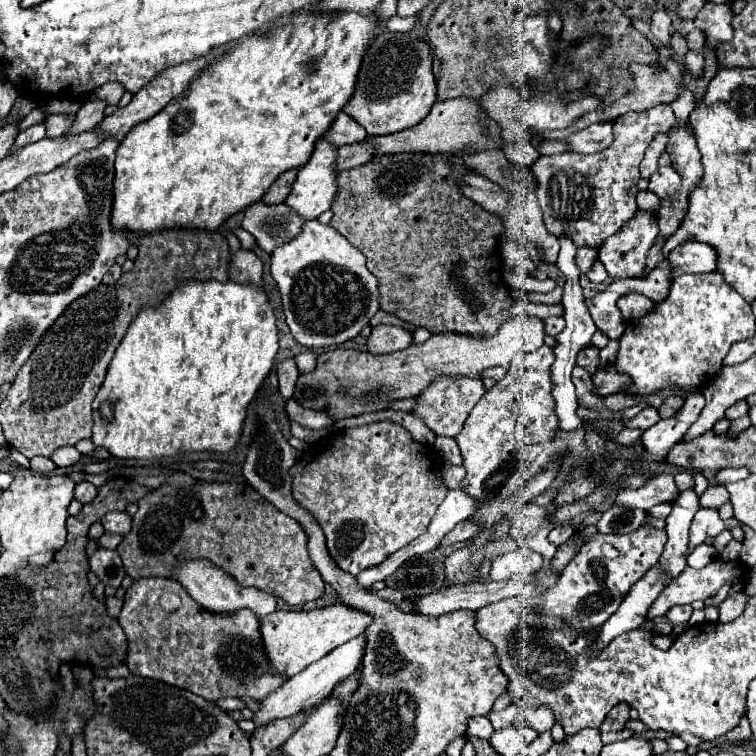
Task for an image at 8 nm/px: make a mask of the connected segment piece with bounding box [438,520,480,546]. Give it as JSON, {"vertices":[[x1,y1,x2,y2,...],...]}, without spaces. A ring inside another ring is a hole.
{"vertices":[[460,522,454,530,450,530,450,534,446,534,446,538,442,538,442,542,438,546,452,546,452,544,458,544,458,542,466,542,470,540,480,528,474,524,474,522]]}

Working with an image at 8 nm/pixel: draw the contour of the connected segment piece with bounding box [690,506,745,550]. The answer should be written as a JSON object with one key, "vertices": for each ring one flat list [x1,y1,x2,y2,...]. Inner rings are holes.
{"vertices":[[700,506,698,514,694,516,692,530,690,530,690,550,694,550,698,544,702,544,708,536,718,536,726,526,745,526,742,522,730,518,730,520,720,520,716,508,704,508]]}

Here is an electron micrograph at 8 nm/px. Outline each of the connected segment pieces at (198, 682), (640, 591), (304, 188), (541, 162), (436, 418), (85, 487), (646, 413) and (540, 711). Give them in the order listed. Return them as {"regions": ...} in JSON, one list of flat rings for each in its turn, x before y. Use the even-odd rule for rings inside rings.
{"regions":[[[136,580,126,590,118,622,128,636,126,666,132,674,190,690,212,702,226,696,250,696,260,702,284,682,282,676,270,672,262,648,260,622,250,614,250,610,244,608,234,614,210,614,196,604,178,580],[164,594,178,594,180,606,172,612,164,610]],[[654,566,654,568,650,568,646,572,646,576,642,580,638,580,632,586,630,594,622,600,620,608,604,622,602,632,600,632,600,638,592,644,592,650,594,652,602,650,606,644,610,644,612,638,620,636,622,632,640,628,644,624,650,604,664,590,664,582,662,580,664,580,662,570,658,566]],[[318,138,316,148,312,152,312,158,308,160,308,164,304,164,302,168,298,168,298,178,292,186,290,196,286,198,286,204,296,210,302,218,306,220,314,220,318,218,322,212,326,212,336,196,336,178,338,178,338,170,336,170,336,146,330,144,324,138]],[[658,104,646,112,632,112,614,120,614,140,602,152,590,156,574,152,540,156,532,170,538,178,536,196,544,212,546,230,554,236,568,234,578,248,602,246,602,242,610,234,616,234,638,210,638,166,654,136,668,134,674,124,676,118,670,104]],[[462,376,462,378,436,378,426,388,428,390,418,396,416,406,414,406,412,412,416,416,420,416,424,420,424,424,434,434,438,434,438,436,450,436,450,438,454,438,462,430,462,426,464,426,470,410,476,406,476,402,486,392,480,378,466,378,466,376]],[[80,482,80,484,76,484,74,500,78,500,78,502,86,504,86,502,94,500,94,496,96,496,96,486,92,486,90,482]],[[646,408,642,410,636,418,632,418,630,422,626,422,626,428,638,428,638,430,648,430,650,426,654,426,660,420,660,414,656,408]],[[540,706,540,708,522,708,516,722,514,722,514,726,532,728,538,734,542,734,542,732,552,730,554,716,552,716,552,710,544,708,544,706]]]}

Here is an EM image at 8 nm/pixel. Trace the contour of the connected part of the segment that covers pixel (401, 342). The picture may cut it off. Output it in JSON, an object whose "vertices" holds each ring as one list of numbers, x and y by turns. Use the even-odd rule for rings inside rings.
{"vertices":[[374,326,372,334,368,336,368,352,370,354,390,354,412,344,412,334,400,326]]}

